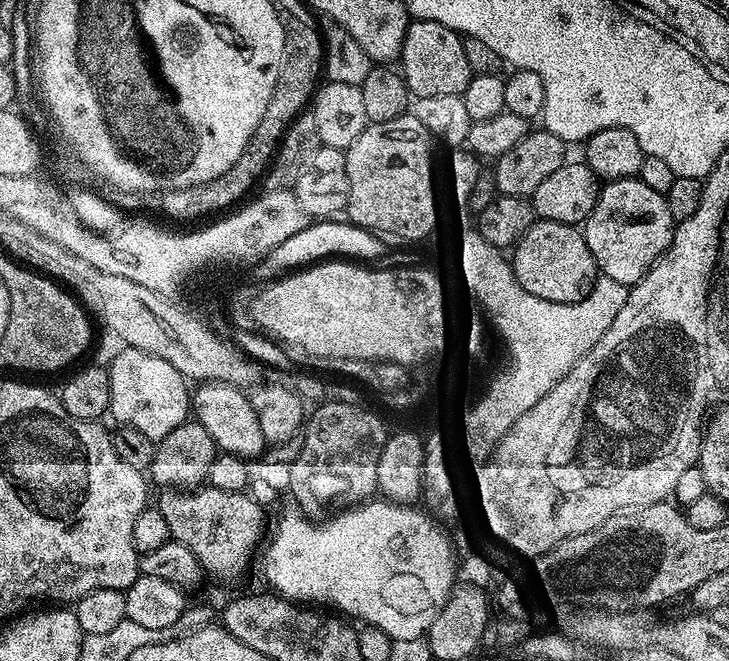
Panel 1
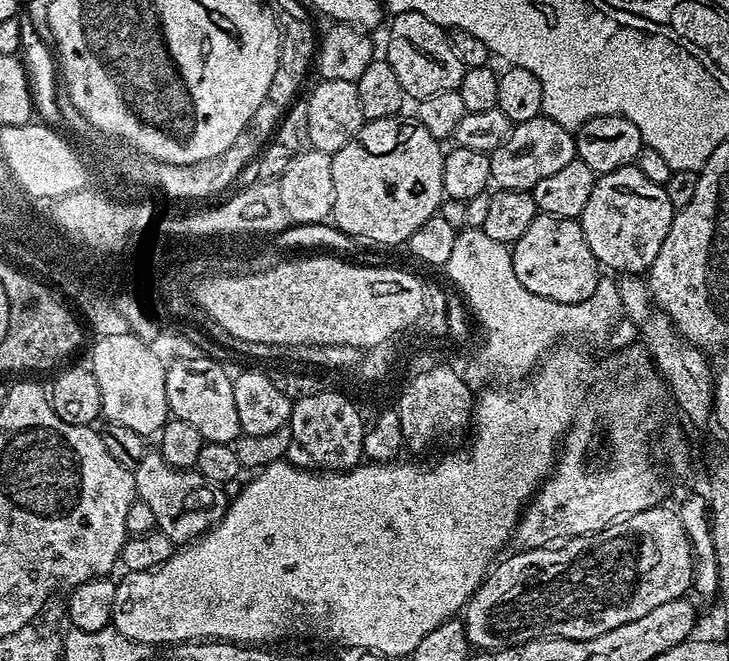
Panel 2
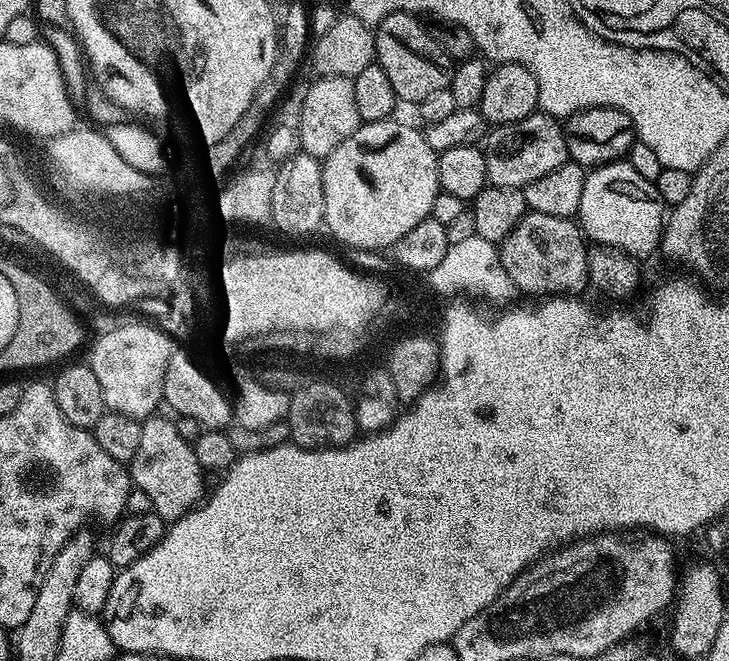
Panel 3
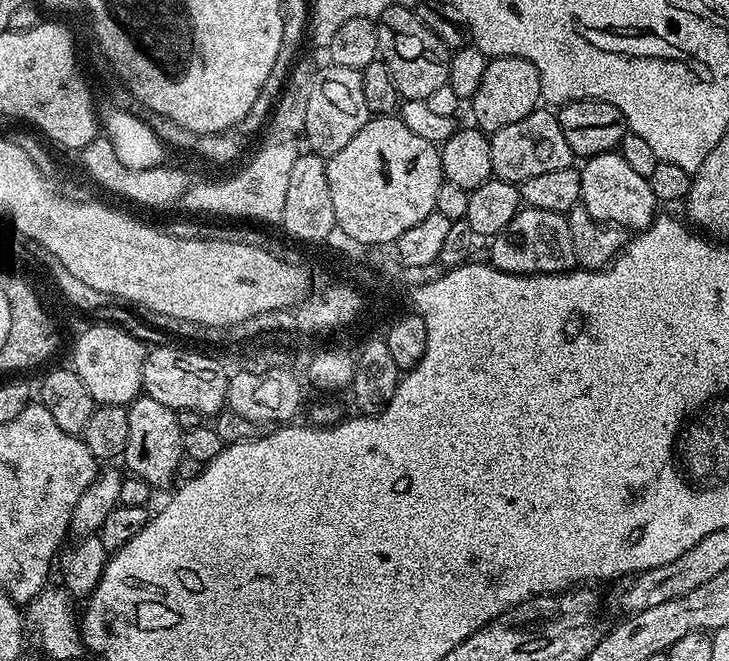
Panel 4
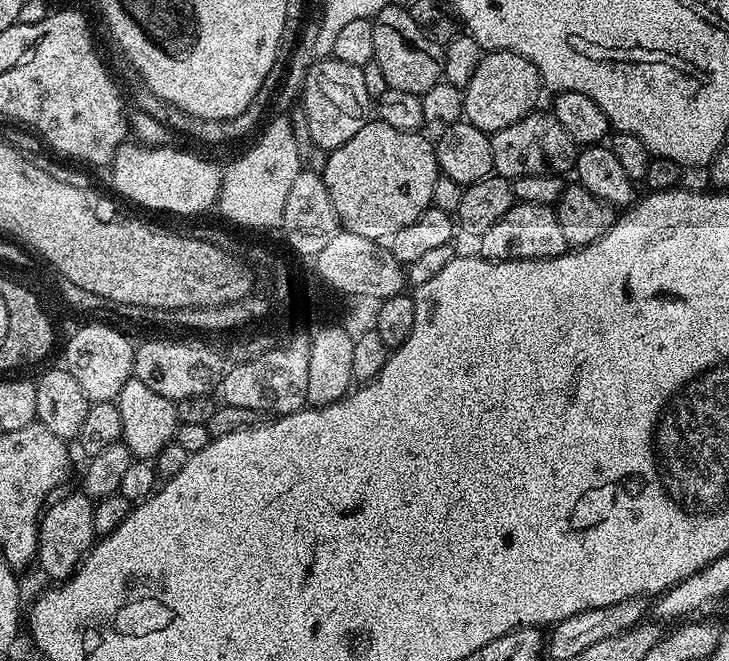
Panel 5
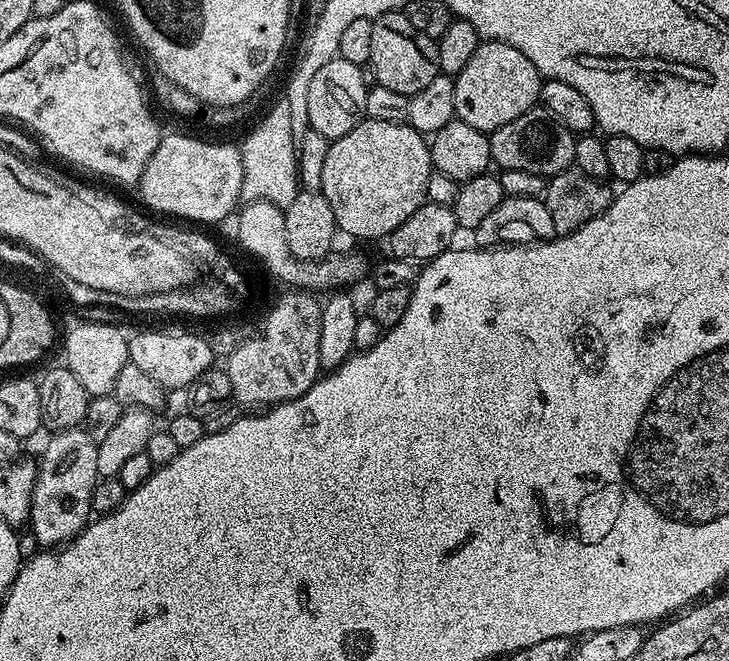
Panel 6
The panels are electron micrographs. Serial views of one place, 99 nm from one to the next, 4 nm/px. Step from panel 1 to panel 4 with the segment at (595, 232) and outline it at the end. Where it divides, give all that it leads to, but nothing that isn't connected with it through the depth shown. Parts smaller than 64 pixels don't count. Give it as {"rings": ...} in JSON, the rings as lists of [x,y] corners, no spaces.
{"rings":[[[619,151],[587,157],[583,164],[584,168],[579,169],[582,182],[580,204],[593,218],[601,220],[603,224],[616,224],[625,230],[639,230],[652,224],[658,215],[654,190],[650,190],[648,177],[633,170]]]}

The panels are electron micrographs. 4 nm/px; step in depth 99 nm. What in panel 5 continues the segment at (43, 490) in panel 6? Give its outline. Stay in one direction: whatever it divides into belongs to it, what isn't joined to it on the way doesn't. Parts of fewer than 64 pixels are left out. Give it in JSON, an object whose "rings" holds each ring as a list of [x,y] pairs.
{"rings":[[[82,490],[59,496],[45,507],[44,514],[40,517],[40,547],[36,550],[38,567],[52,582],[69,580],[98,540],[92,521],[94,504],[90,497]]]}

